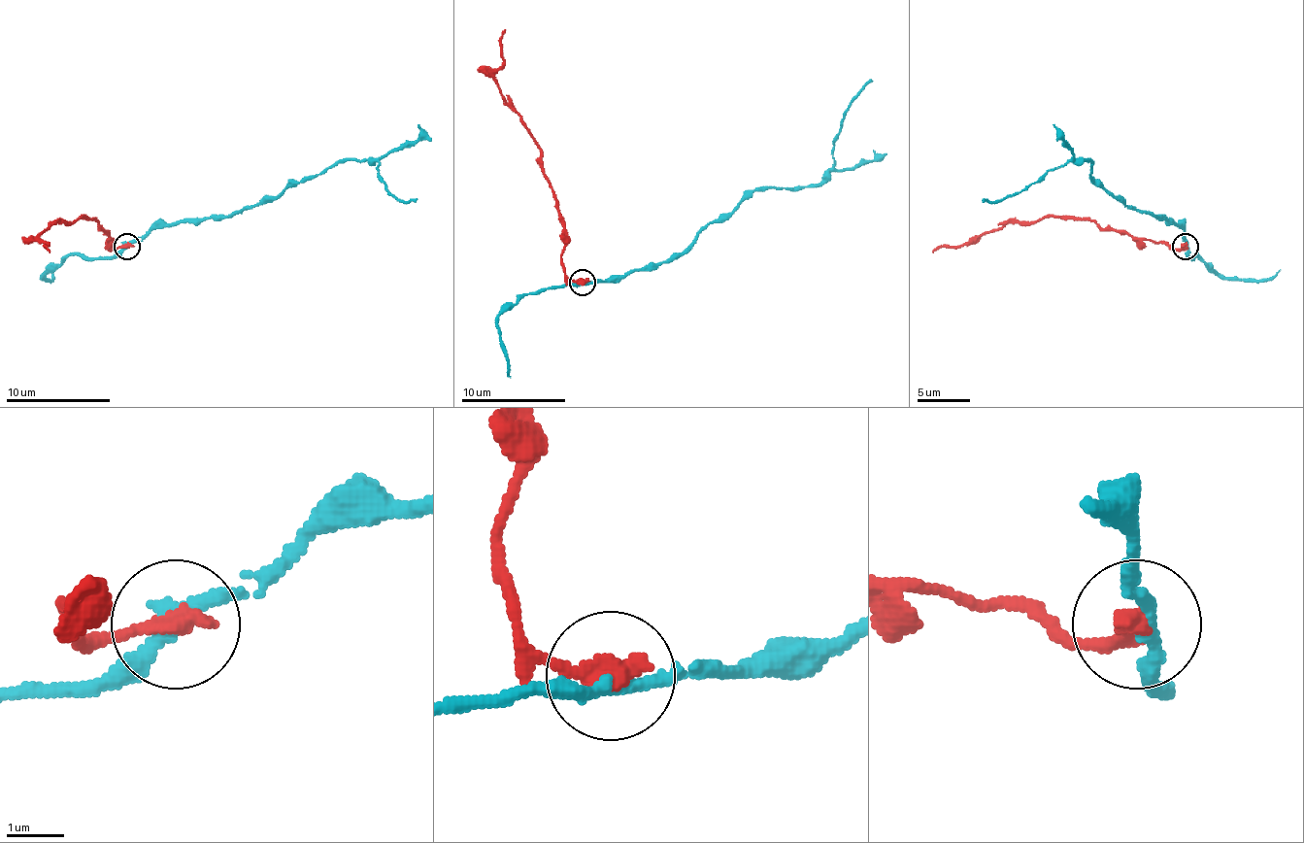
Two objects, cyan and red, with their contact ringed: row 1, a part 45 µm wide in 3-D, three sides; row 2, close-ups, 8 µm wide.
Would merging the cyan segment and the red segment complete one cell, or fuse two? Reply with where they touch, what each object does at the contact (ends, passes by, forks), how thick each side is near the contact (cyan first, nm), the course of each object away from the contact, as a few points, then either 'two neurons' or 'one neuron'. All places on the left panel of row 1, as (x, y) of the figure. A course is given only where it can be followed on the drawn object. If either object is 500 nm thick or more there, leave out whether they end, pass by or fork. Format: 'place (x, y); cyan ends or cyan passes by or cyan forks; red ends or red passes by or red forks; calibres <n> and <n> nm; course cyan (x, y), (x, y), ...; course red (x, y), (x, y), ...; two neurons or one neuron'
place (126, 246); cyan passes by; red ends; calibres 240 and 400 nm; course cyan (127, 246), (158, 227), (216, 219), (265, 204), (339, 161), (378, 161), (378, 175), (399, 201), (415, 198); course red (127, 246), (109, 248), (106, 243), (112, 237), (93, 219), (85, 217), (53, 221), (41, 235), (49, 253); two neurons

